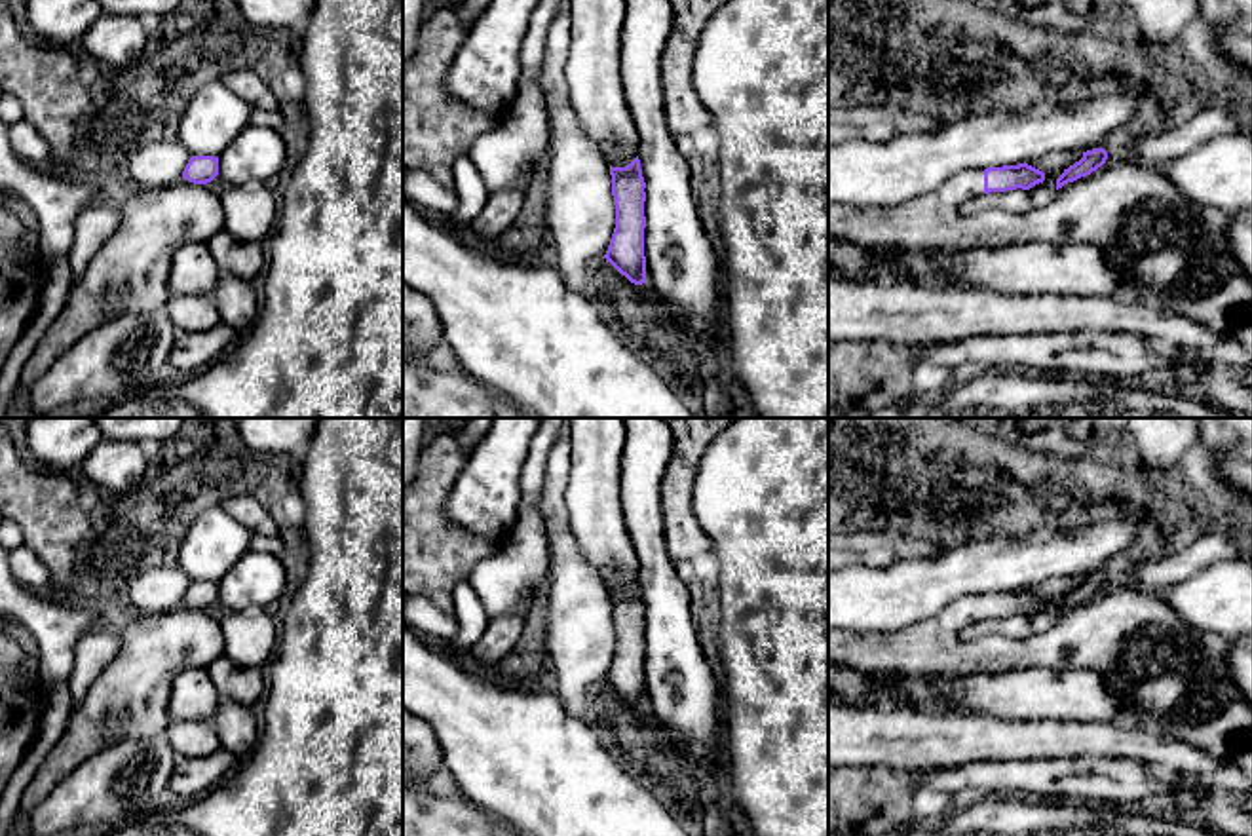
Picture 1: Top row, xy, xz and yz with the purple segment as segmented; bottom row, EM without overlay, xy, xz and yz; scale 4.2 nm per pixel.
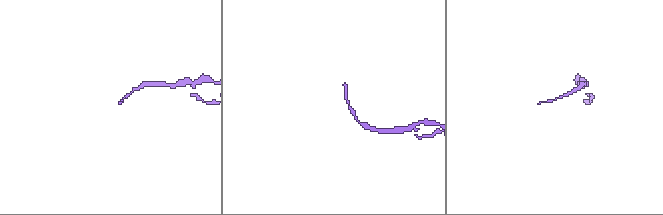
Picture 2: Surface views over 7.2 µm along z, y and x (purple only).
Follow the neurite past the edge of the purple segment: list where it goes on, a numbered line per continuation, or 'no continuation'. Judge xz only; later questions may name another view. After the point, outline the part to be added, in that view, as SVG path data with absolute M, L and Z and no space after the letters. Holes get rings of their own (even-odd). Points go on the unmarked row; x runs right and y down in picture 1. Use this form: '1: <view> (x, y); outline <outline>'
no continuation

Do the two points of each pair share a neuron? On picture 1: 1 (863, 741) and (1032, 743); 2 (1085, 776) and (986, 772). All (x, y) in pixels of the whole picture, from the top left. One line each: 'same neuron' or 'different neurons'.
1: same neuron
2: same neuron

